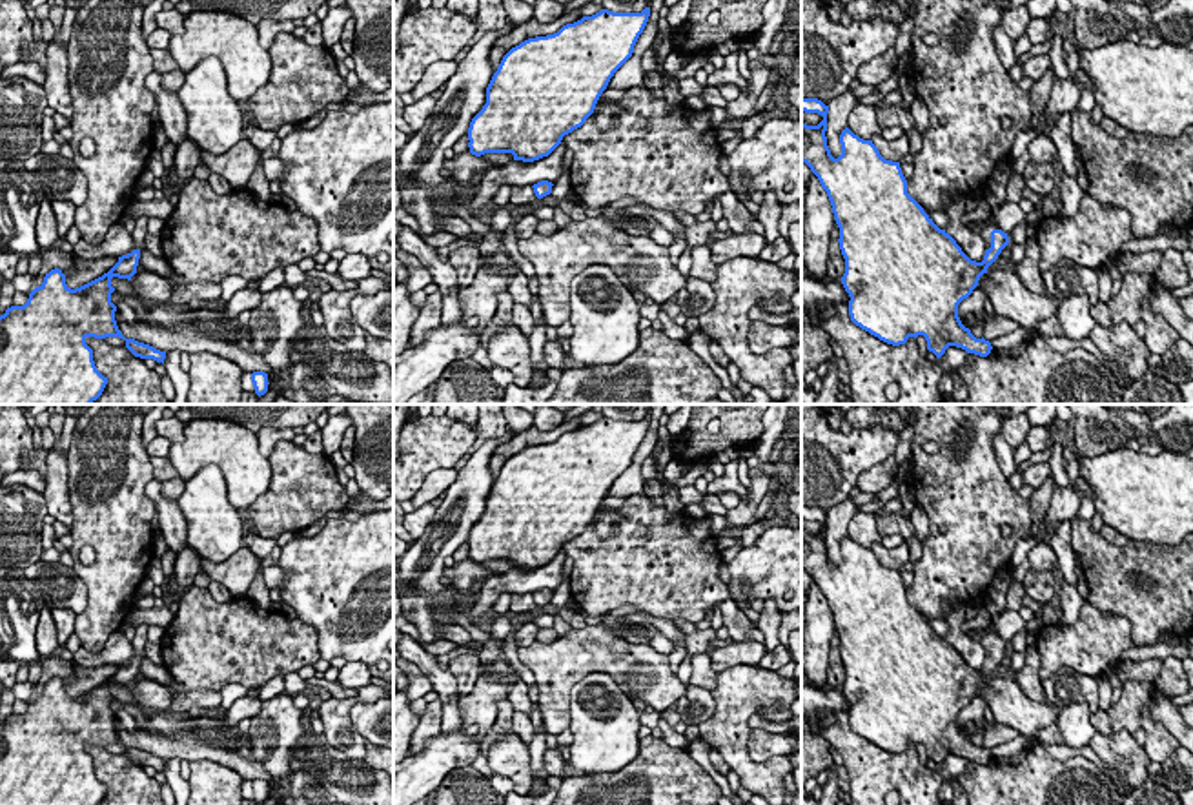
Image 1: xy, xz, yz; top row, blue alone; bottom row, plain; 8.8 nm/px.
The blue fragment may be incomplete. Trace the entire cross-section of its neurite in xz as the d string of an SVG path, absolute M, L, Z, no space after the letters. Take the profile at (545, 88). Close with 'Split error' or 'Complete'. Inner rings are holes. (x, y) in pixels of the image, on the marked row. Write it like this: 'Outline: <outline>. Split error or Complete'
Outline: M648 7L641 13L601 9L554 35L528 38L512 47L486 87L486 104L470 122L470 153L512 153L514 160L523 162L548 157L565 135L581 127L594 113L614 73L632 56L648 16Z. Complete

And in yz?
Outline: M801 98L801 111L818 113L823 120L818 126L801 122L801 162L818 177L832 206L840 228L840 250L845 259L841 284L849 293L851 321L880 341L900 346L909 337L923 335L927 350L938 359L949 346L987 357L991 342L976 339L958 317L958 304L978 286L987 268L1009 244L994 222L967 222L971 231L985 239L982 262L971 260L956 240L940 229L923 208L907 193L907 180L900 162L885 160L872 140L863 140L845 127L840 135L841 155L834 158L827 146L827 113L818 98Z. Split error

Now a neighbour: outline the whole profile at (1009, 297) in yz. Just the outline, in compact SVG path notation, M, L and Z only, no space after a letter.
M987 271L980 277L978 288L987 293L996 315L1025 330L1035 330L1044 319L1058 313L1055 299L1029 291L1015 271Z

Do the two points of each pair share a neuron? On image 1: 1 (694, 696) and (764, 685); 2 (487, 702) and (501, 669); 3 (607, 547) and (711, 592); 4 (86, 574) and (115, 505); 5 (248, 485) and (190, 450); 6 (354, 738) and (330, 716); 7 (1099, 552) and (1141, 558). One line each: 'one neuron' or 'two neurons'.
1: two neurons
2: one neuron
3: one neuron
4: one neuron
5: one neuron
6: one neuron
7: one neuron

